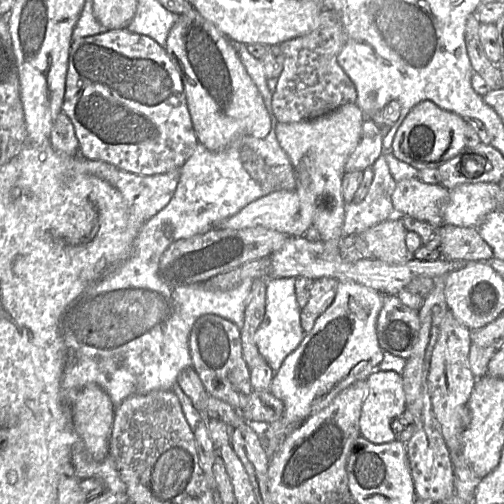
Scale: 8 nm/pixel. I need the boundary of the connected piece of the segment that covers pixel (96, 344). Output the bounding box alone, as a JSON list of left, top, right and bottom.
[58,42,295,408]

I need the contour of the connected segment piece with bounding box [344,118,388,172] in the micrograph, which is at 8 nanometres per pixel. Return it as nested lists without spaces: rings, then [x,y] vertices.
[[[365,118],[362,124],[361,138],[346,160],[345,172],[362,172],[371,167],[384,153],[383,137],[388,129],[377,126],[372,119]]]

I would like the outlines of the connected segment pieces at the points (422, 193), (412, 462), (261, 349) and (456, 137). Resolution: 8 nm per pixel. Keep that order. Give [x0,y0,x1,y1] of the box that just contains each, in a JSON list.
[[392,178,449,226],[401,277,455,501],[255,277,304,372],[391,100,465,170]]

